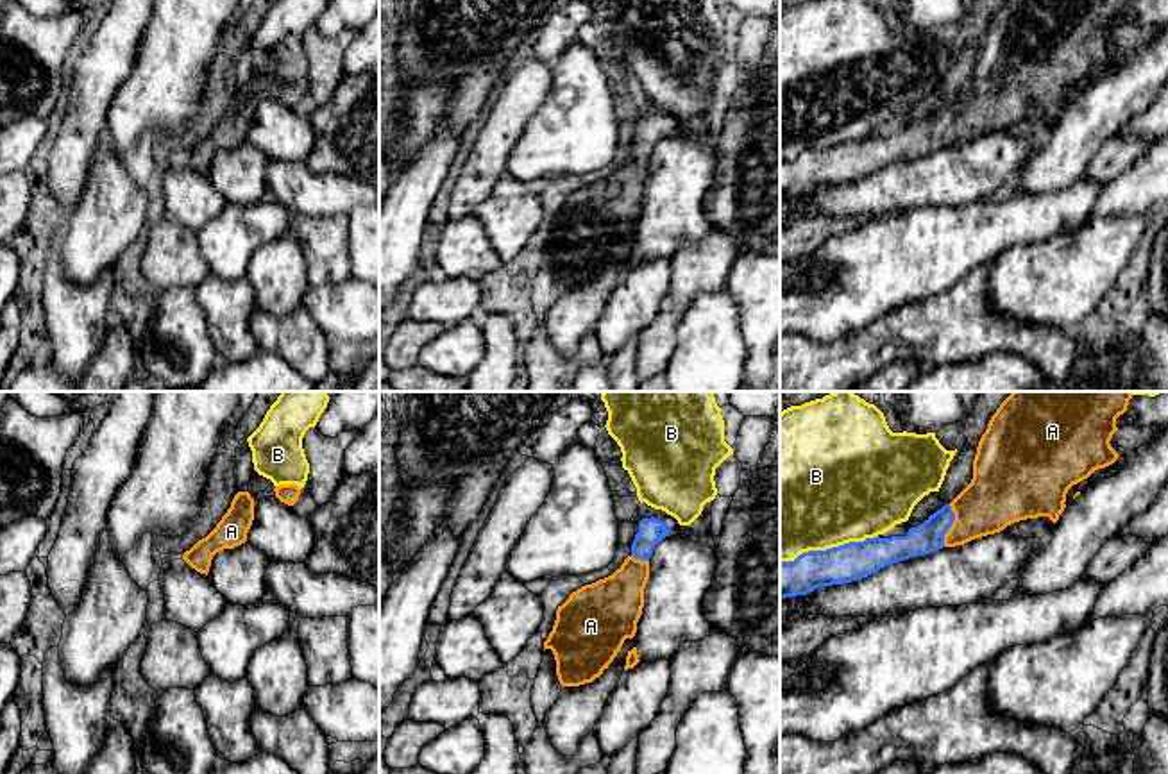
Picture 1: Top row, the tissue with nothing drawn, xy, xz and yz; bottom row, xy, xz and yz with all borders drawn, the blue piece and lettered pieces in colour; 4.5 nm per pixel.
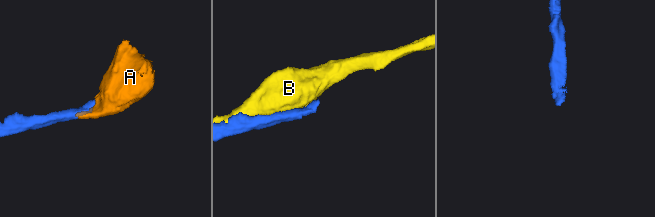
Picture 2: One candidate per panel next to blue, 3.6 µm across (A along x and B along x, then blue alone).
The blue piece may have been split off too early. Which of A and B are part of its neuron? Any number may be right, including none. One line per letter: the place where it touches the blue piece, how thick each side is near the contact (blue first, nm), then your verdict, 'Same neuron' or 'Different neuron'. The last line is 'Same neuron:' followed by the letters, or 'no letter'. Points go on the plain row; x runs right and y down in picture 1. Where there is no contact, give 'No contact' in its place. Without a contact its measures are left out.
A: Touches blue at yz (950, 126). Thickness 140 nm (blue) against 280 nm. Same neuron
B: Touches blue at yz (829, 149). Thickness 170 nm (blue) against 500 nm. Different neuron
Same neuron: A

